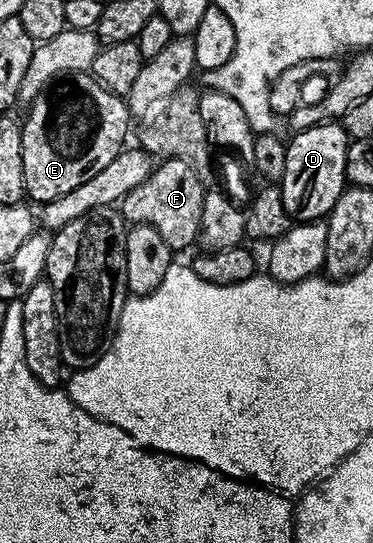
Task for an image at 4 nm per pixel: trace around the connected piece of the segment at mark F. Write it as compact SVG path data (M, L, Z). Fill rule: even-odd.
M165 159L153 167L142 186L134 186L134 190L124 195L118 207L124 213L125 221L154 226L154 230L162 234L162 238L173 250L180 250L197 243L205 191L187 161Z

